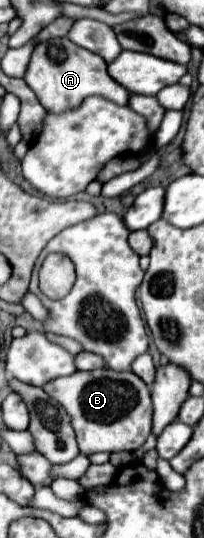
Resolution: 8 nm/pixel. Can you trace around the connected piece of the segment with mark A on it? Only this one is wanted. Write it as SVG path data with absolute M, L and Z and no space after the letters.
M60 37L36 45L24 79L46 111L74 109L78 103L82 103L82 99L90 95L102 95L118 105L126 105L130 93L120 83L110 79L106 67L108 65L100 55L74 45L68 37Z

